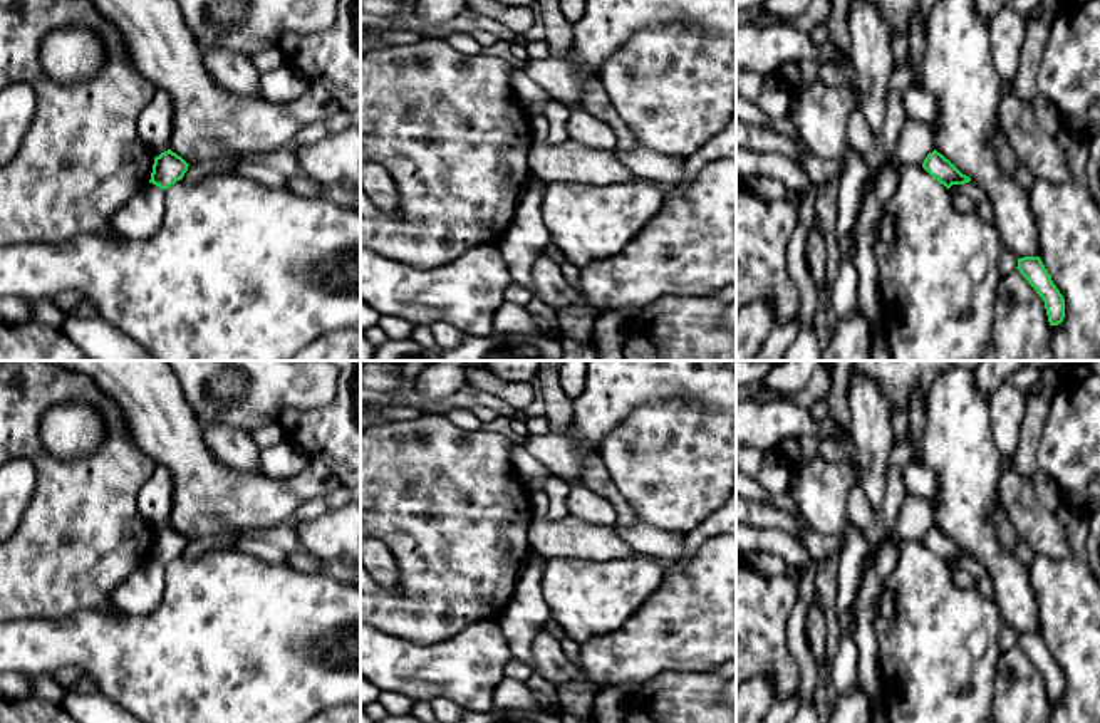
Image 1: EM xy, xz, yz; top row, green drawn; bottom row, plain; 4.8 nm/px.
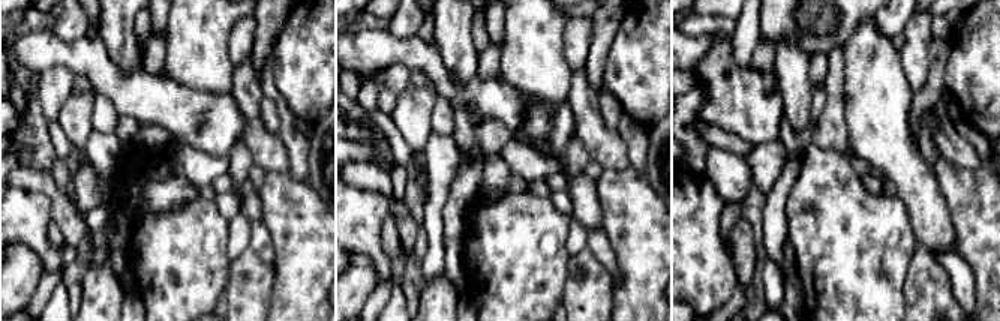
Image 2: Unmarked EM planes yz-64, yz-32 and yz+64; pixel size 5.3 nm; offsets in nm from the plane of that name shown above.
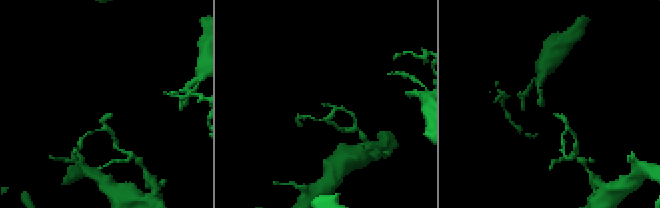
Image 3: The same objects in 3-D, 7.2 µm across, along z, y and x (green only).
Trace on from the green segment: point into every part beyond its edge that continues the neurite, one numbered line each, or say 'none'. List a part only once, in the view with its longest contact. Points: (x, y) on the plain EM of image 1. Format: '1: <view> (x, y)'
none

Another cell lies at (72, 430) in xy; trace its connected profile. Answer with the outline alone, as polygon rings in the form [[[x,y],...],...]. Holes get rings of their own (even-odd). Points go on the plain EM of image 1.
[[[64,403],[45,409],[40,418],[40,441],[59,460],[92,455],[106,440],[102,414],[87,403]]]

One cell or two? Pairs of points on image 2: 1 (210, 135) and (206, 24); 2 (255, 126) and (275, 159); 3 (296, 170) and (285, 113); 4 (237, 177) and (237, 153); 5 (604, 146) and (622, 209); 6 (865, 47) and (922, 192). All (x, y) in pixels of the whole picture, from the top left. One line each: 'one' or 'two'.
1: two
2: one
3: one
4: one
5: two
6: one

